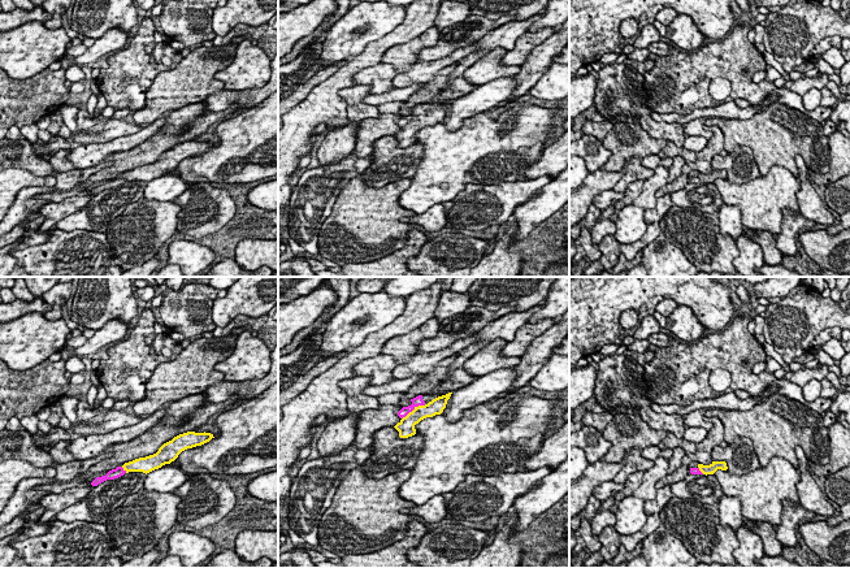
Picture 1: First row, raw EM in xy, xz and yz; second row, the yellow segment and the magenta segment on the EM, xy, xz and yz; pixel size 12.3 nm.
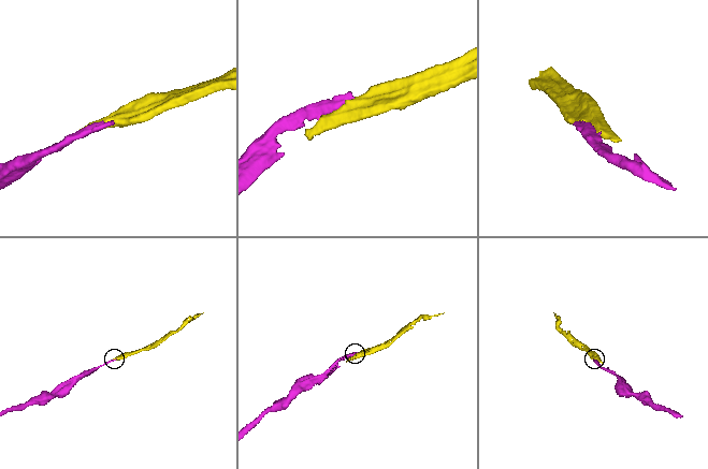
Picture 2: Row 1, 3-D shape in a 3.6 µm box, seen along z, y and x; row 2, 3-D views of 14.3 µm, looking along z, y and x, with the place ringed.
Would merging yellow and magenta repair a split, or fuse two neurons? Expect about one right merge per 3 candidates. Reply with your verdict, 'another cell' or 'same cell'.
same cell

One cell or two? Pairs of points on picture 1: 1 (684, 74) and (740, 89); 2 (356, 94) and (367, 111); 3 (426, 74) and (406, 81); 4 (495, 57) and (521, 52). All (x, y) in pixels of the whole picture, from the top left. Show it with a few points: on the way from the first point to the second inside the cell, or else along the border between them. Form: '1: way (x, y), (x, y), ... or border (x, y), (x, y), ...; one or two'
1: way (698, 72), (727, 72), (729, 74); one
2: way (356, 98), (356, 102), (363, 108); one
3: way (421, 74), (411, 77); one
4: border (499, 61), (507, 65), (519, 65); two

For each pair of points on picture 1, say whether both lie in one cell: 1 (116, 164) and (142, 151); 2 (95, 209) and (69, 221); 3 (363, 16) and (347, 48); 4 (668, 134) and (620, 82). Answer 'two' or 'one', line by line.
1: one
2: one
3: one
4: one

